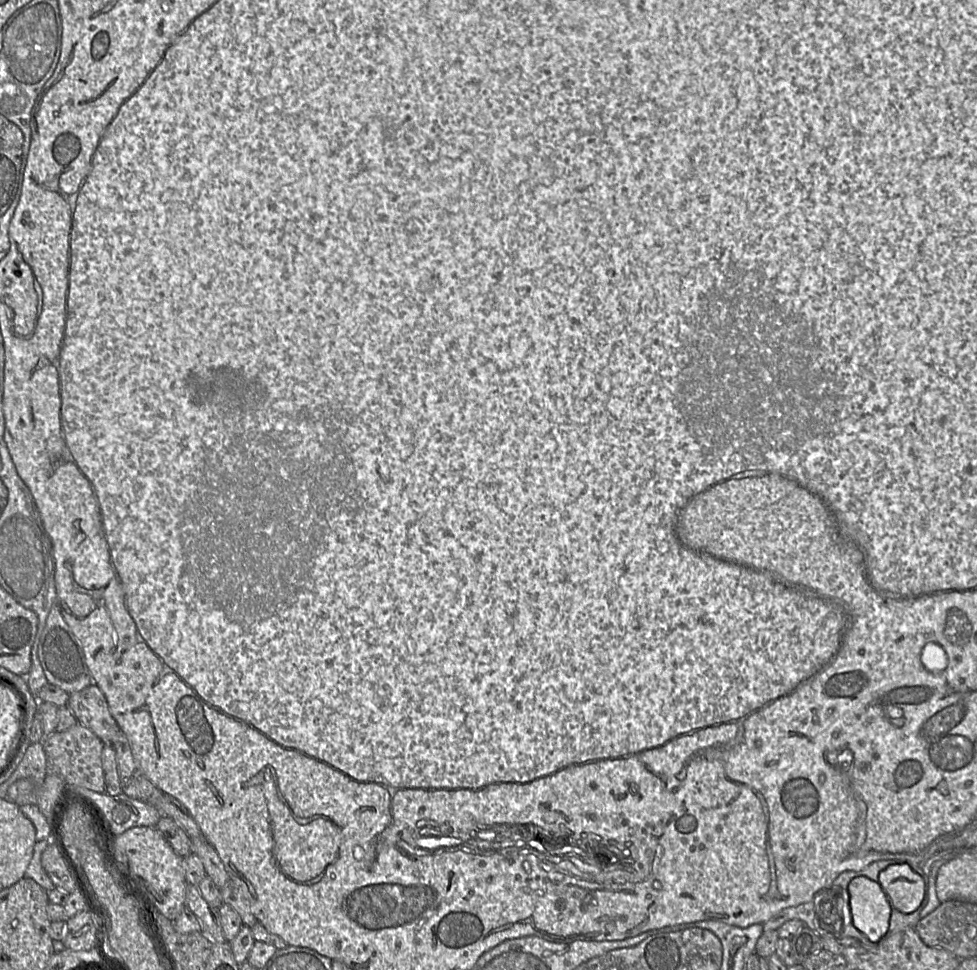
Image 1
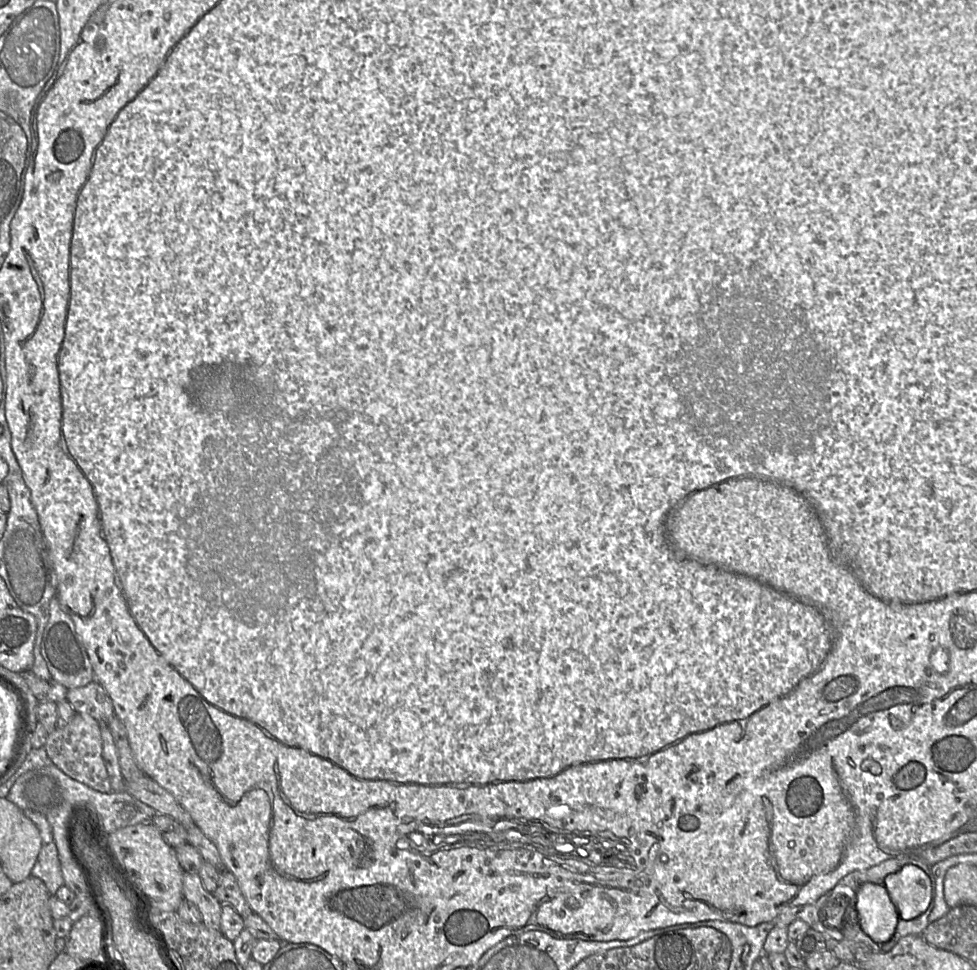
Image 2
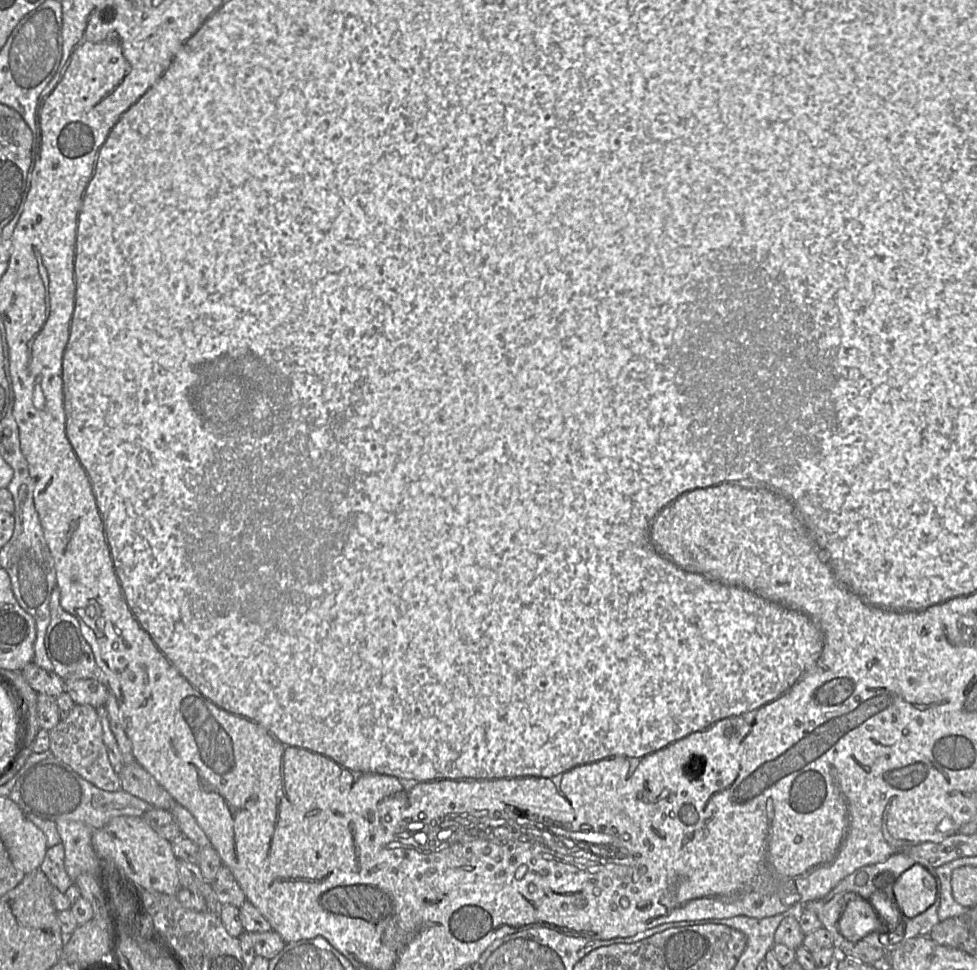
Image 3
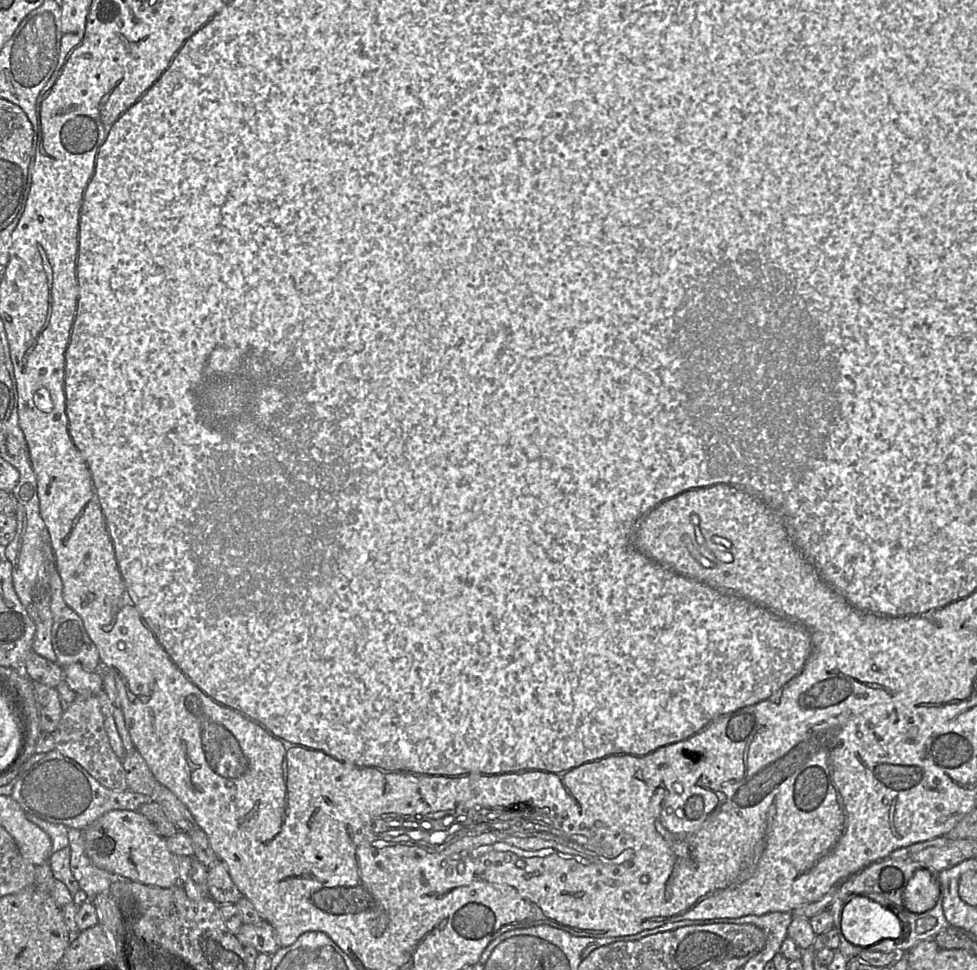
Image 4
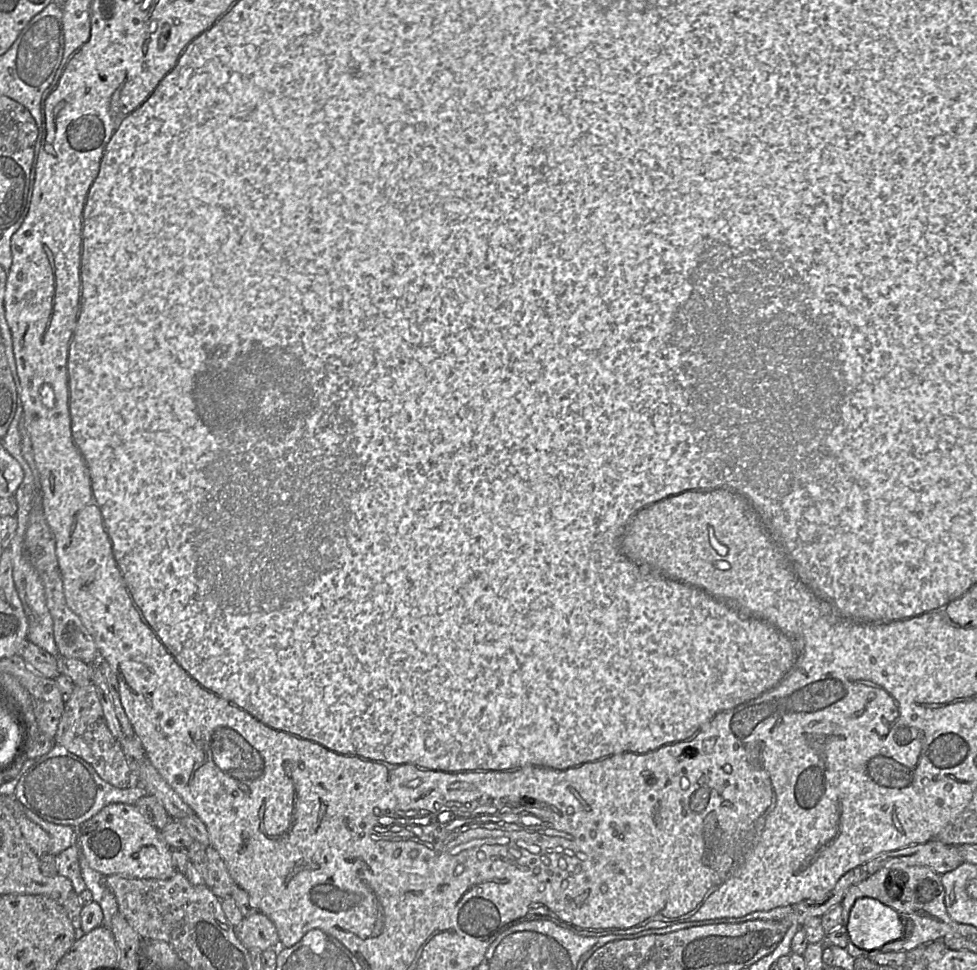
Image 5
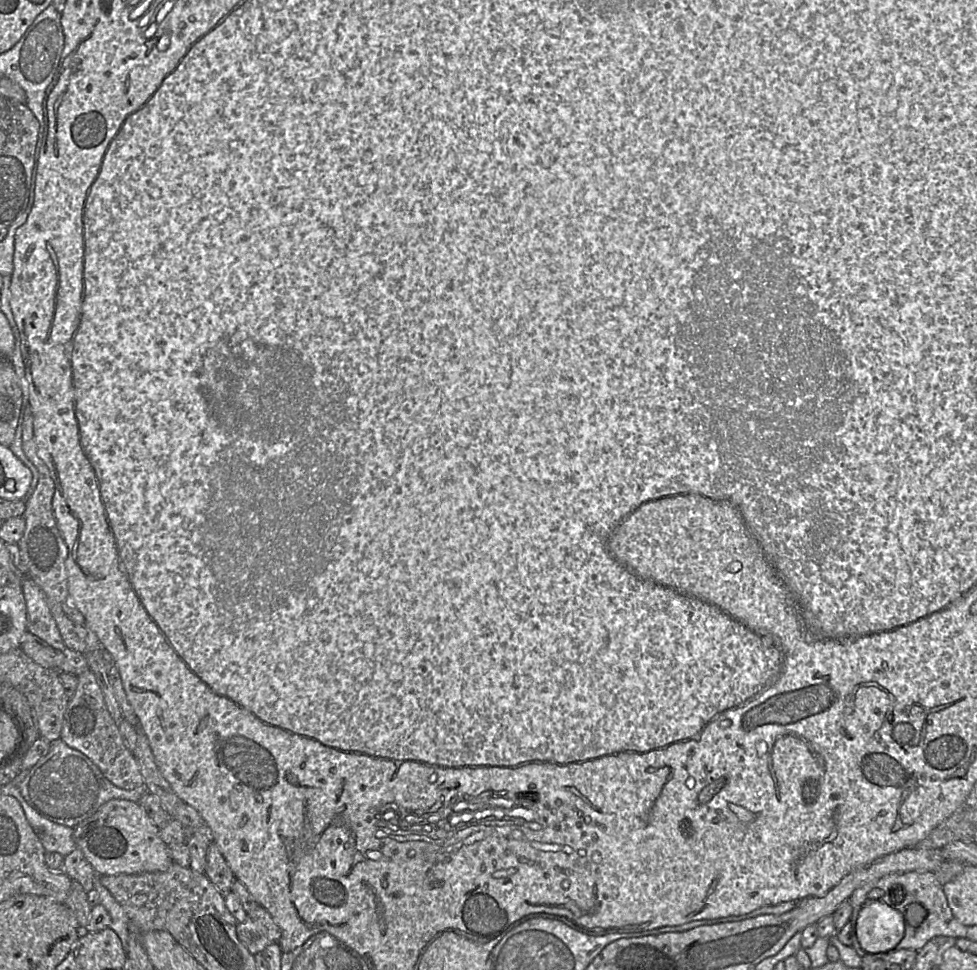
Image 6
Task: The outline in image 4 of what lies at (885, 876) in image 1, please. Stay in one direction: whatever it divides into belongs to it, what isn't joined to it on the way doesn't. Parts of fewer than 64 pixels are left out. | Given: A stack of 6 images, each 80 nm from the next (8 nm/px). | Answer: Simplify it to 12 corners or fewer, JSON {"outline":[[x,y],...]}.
{"outline":[[920,868],[903,892],[904,907],[916,914],[931,909],[940,882]]}

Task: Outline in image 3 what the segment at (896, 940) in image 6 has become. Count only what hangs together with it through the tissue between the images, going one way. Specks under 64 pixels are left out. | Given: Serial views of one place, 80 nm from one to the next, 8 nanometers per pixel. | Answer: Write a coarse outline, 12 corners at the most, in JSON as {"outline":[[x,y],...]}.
{"outline":[[856,897],[839,919],[839,931],[858,942],[886,927],[871,903]]}

